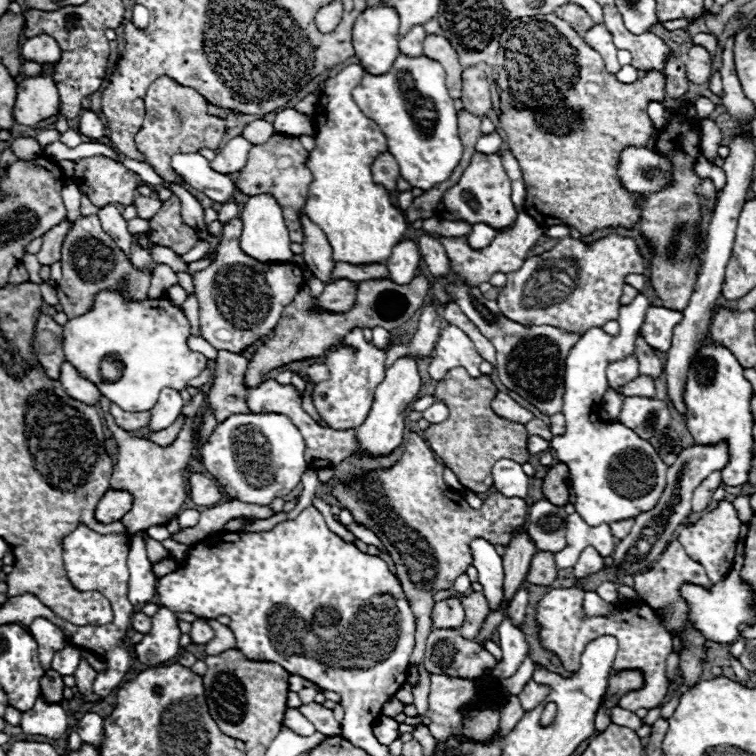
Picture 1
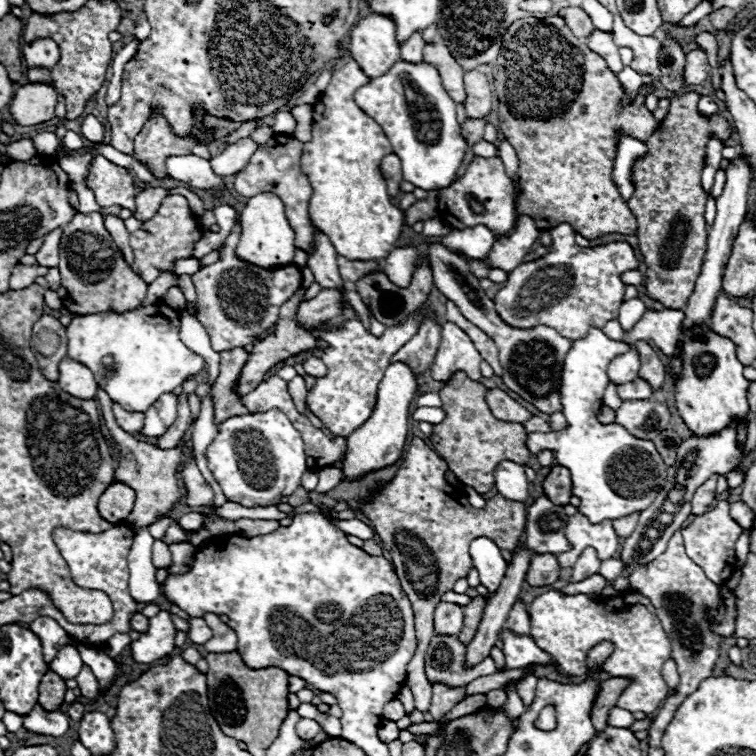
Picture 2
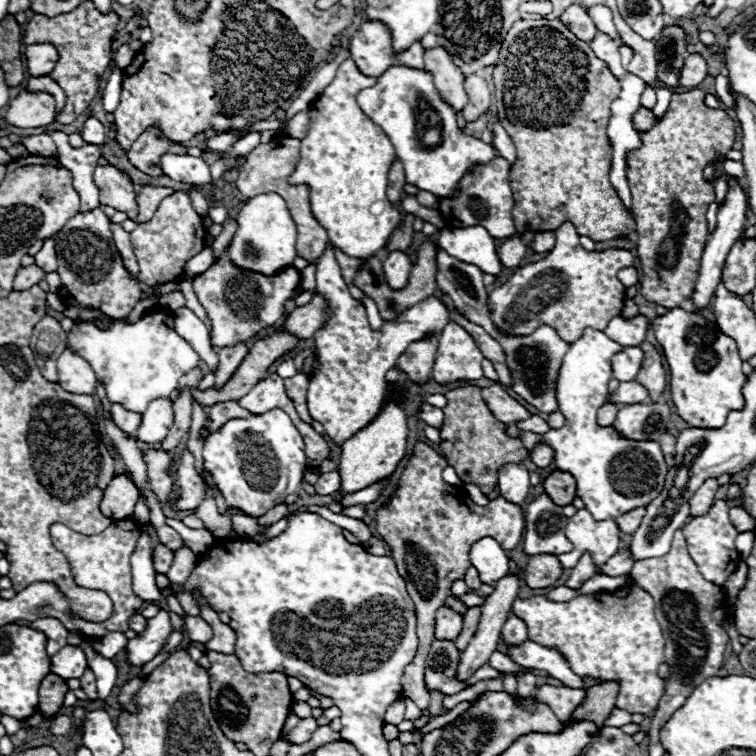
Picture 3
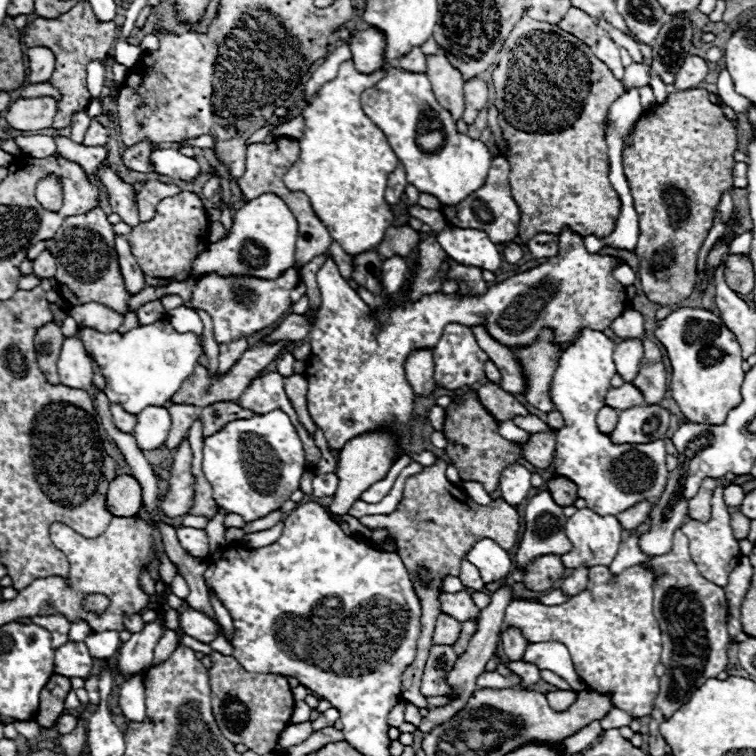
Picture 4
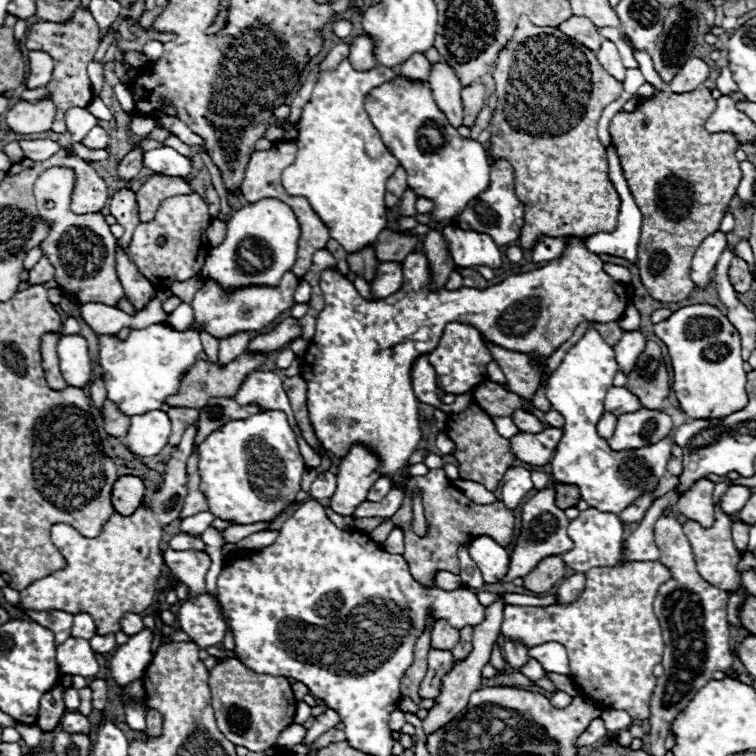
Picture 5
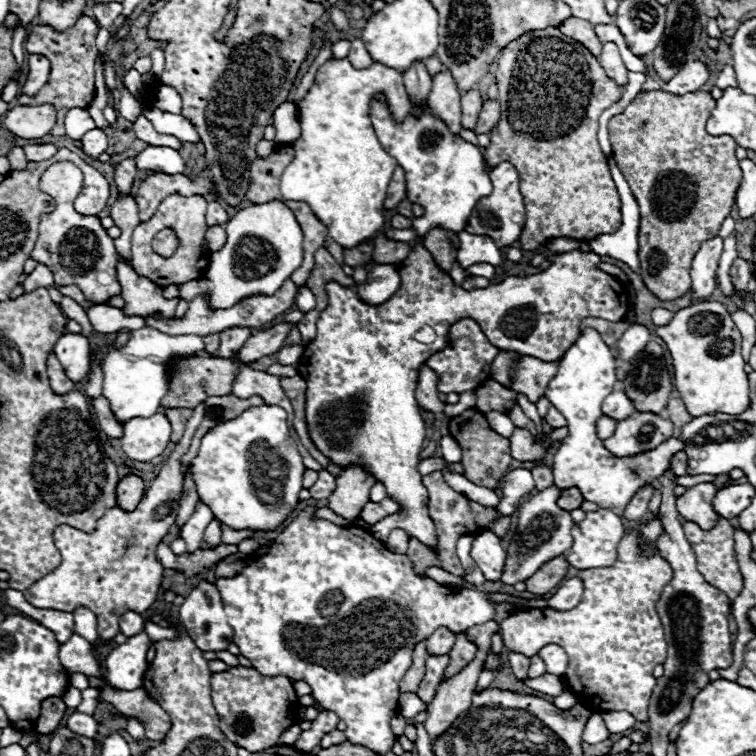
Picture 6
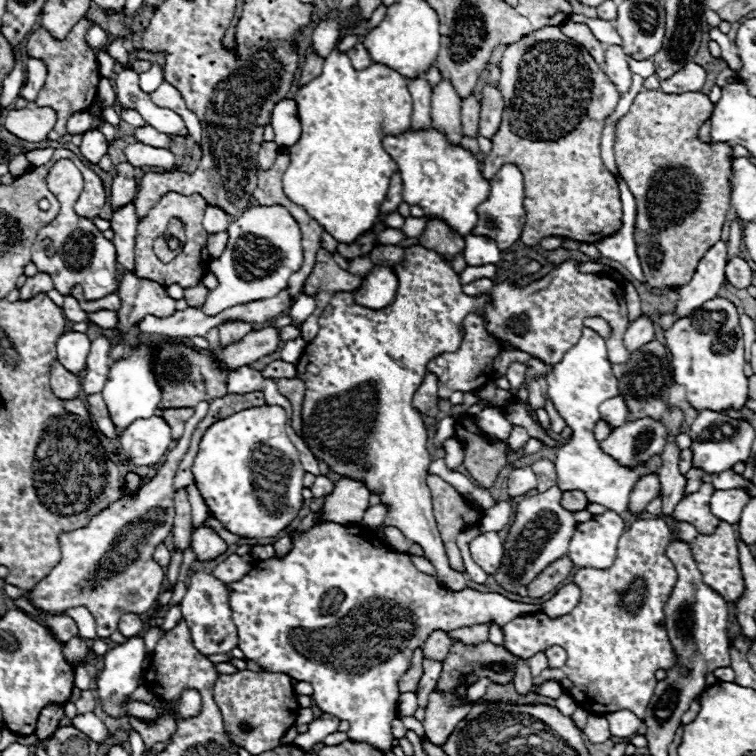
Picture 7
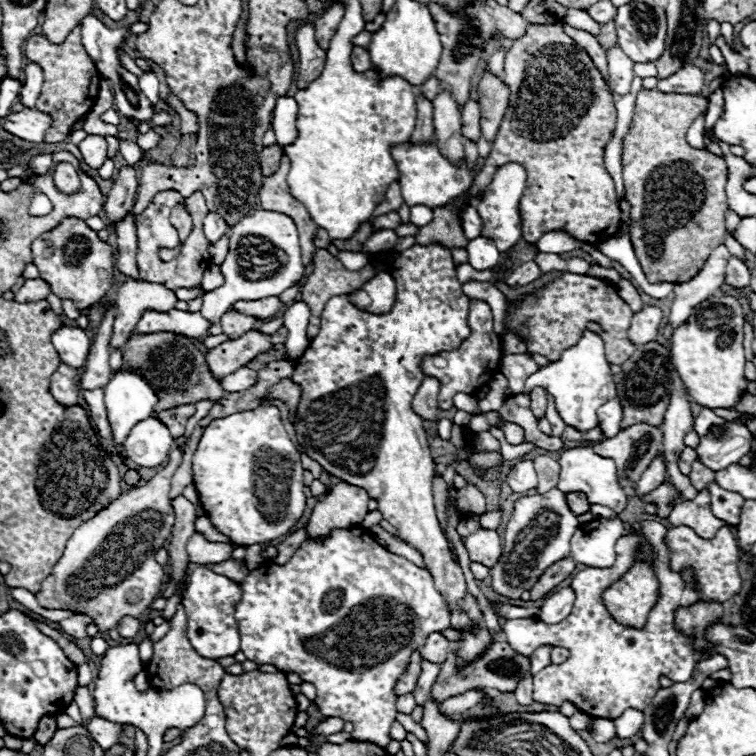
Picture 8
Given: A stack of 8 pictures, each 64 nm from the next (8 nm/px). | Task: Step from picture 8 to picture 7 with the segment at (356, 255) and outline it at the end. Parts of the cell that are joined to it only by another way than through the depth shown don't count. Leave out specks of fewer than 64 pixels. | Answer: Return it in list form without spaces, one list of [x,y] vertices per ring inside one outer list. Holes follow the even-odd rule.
[[[358,256],[348,262],[348,270],[354,274],[360,274],[360,276],[366,276],[372,268],[374,268],[374,264],[372,264],[370,256]]]

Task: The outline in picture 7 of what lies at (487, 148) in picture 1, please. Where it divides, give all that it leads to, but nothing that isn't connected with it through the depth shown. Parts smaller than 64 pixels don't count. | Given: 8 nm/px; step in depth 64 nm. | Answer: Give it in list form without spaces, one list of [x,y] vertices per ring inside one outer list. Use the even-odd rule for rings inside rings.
[[[430,128],[426,132],[406,132],[384,140],[384,150],[394,158],[402,176],[402,198],[406,204],[422,206],[434,218],[444,218],[458,234],[472,234],[476,226],[476,208],[490,194],[490,184],[482,178],[478,158],[462,146],[450,146],[446,136]],[[406,218],[404,226],[402,226],[400,230],[402,230],[408,238],[418,238],[418,236],[422,234],[426,222],[428,222],[428,220],[422,220],[422,218]]]

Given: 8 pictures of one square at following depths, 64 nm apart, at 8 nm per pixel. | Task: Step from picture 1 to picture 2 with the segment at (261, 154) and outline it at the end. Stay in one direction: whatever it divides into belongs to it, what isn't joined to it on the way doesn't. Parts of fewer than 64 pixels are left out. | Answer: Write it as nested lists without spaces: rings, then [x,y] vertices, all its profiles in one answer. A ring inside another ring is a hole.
[[[276,134],[266,144],[260,144],[256,148],[248,164],[244,166],[244,170],[238,172],[234,186],[246,198],[256,196],[260,192],[274,192],[276,196],[280,196],[282,202],[286,204],[286,216],[290,218],[290,224],[294,226],[294,232],[296,232],[296,240],[294,240],[296,248],[310,252],[314,242],[314,232],[316,232],[316,226],[308,216],[308,200],[312,194],[312,188],[306,176],[300,174],[300,158],[302,158],[302,142],[286,134]]]

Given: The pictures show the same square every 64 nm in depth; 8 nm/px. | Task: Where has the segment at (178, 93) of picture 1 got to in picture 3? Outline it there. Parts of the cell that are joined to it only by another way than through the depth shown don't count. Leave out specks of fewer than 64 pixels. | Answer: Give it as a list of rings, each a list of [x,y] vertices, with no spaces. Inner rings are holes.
[[[150,130],[150,132],[144,132],[132,144],[132,148],[126,152],[126,158],[140,172],[150,174],[150,176],[162,176],[160,156],[164,152],[186,152],[186,148],[184,146],[178,146],[176,142],[162,140],[162,138],[156,136],[154,130]]]

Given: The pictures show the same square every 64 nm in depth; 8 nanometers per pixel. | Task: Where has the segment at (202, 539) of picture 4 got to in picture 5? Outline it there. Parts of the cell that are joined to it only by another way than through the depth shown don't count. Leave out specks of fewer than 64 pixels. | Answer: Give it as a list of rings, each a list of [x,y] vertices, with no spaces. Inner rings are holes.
[[[176,534],[170,540],[170,548],[174,548],[174,550],[204,550],[204,542],[202,542],[202,538]]]

